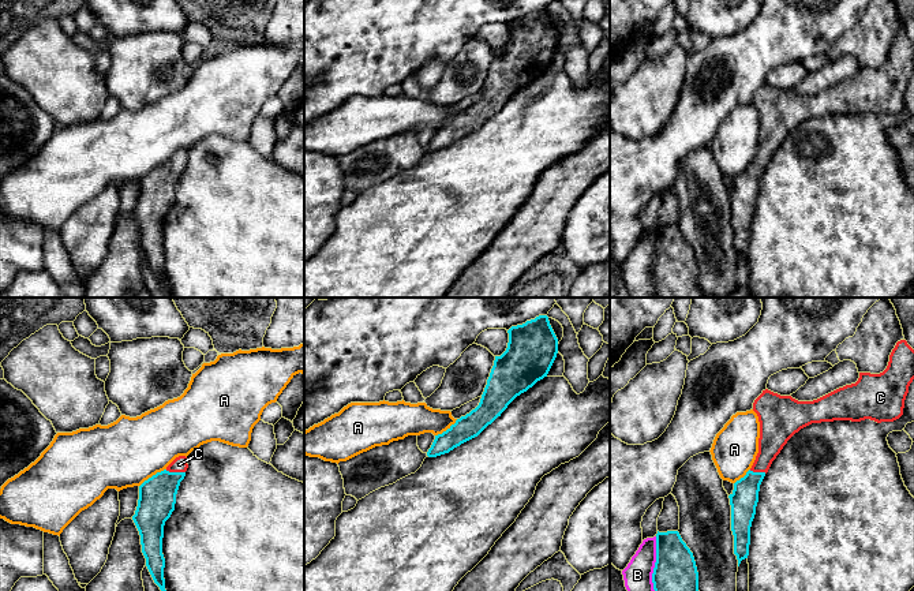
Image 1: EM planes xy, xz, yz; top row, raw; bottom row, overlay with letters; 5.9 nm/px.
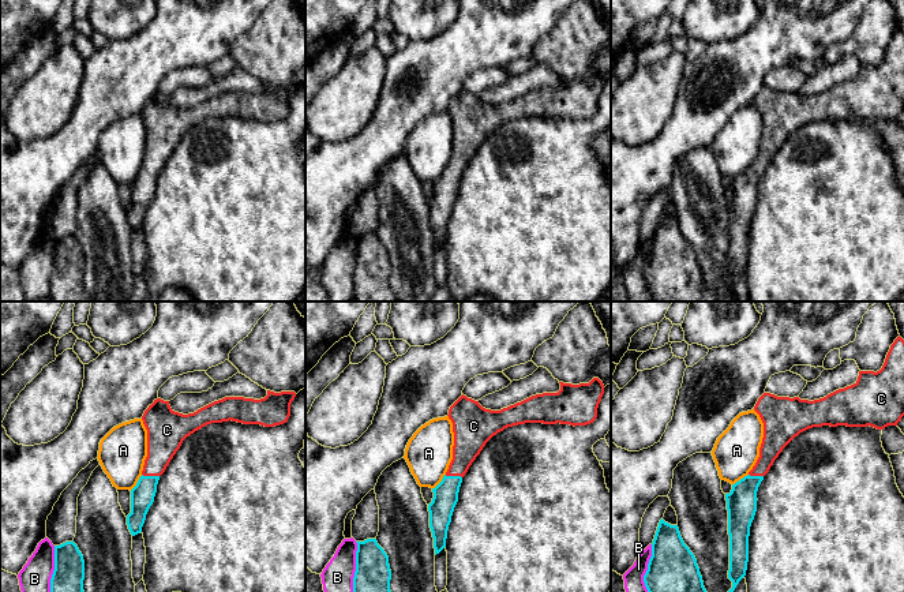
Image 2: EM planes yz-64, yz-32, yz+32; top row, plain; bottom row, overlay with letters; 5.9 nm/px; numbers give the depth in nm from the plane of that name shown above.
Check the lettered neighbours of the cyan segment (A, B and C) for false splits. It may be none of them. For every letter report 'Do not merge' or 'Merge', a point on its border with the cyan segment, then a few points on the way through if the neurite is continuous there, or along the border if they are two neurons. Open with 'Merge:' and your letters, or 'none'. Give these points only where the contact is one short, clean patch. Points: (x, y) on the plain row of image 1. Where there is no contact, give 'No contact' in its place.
Merge: C
A: Do not merge. Touches cyan at xy (153, 169)
B: Do not merge. Touches cyan at yz (654, 264)
C: Merge. Touches cyan at xy (175, 167)

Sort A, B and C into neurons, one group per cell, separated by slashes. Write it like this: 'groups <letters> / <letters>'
groups A / B / C

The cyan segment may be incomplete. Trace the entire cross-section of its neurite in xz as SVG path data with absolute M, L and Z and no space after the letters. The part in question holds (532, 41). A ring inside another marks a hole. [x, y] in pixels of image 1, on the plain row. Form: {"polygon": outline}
{"polygon": "M539 10L512 20L507 27L507 42L501 51L495 51L479 100L435 130L428 152L449 147L477 131L517 90L547 71L558 48L558 33L548 11Z"}

